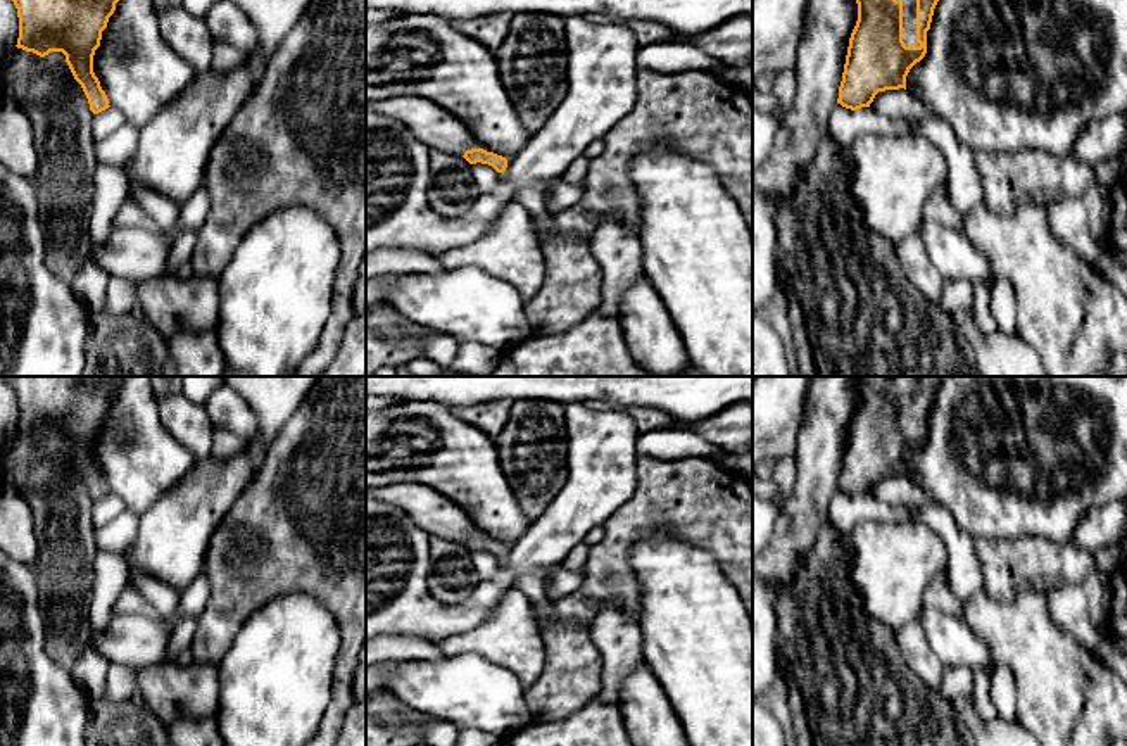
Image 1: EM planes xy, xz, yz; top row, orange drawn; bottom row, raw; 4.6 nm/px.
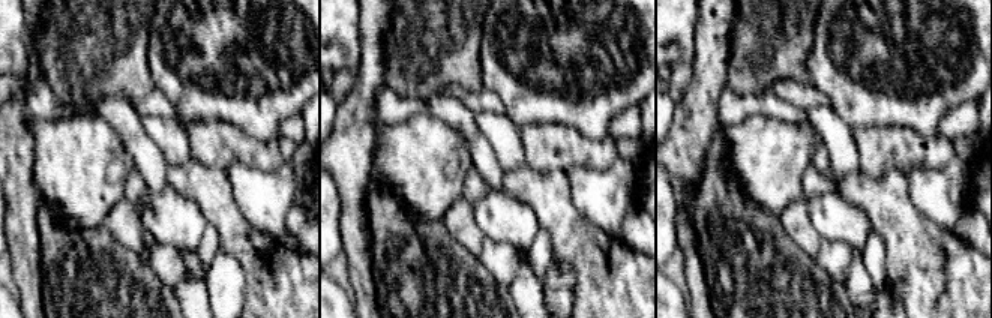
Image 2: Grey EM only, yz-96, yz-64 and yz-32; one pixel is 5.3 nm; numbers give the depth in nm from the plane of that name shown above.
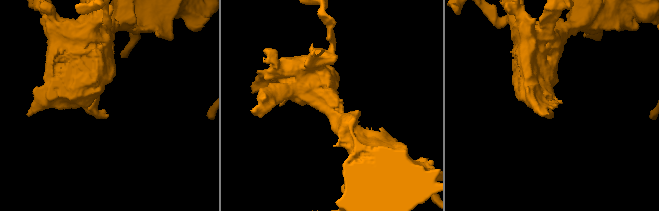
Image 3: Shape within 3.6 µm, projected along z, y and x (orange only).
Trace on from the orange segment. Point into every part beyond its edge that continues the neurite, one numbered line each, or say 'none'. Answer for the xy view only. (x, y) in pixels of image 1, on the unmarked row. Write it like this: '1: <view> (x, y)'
none

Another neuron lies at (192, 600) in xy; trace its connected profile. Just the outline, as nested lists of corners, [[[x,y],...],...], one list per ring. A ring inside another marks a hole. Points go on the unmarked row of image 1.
[[[197,575],[178,596],[178,610],[166,618],[167,623],[174,629],[174,625],[183,618],[183,616],[193,616],[197,618],[209,597],[209,582],[202,577]]]

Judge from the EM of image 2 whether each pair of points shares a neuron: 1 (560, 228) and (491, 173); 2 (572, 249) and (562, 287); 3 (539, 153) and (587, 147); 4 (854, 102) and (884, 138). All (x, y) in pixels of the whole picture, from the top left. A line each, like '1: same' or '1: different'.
1: different
2: different
3: same
4: different

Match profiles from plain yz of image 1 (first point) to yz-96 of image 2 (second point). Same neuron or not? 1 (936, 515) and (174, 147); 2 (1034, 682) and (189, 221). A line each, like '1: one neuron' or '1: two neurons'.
1: one neuron
2: two neurons

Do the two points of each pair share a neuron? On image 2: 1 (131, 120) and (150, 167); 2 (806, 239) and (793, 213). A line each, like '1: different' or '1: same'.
1: same
2: same

